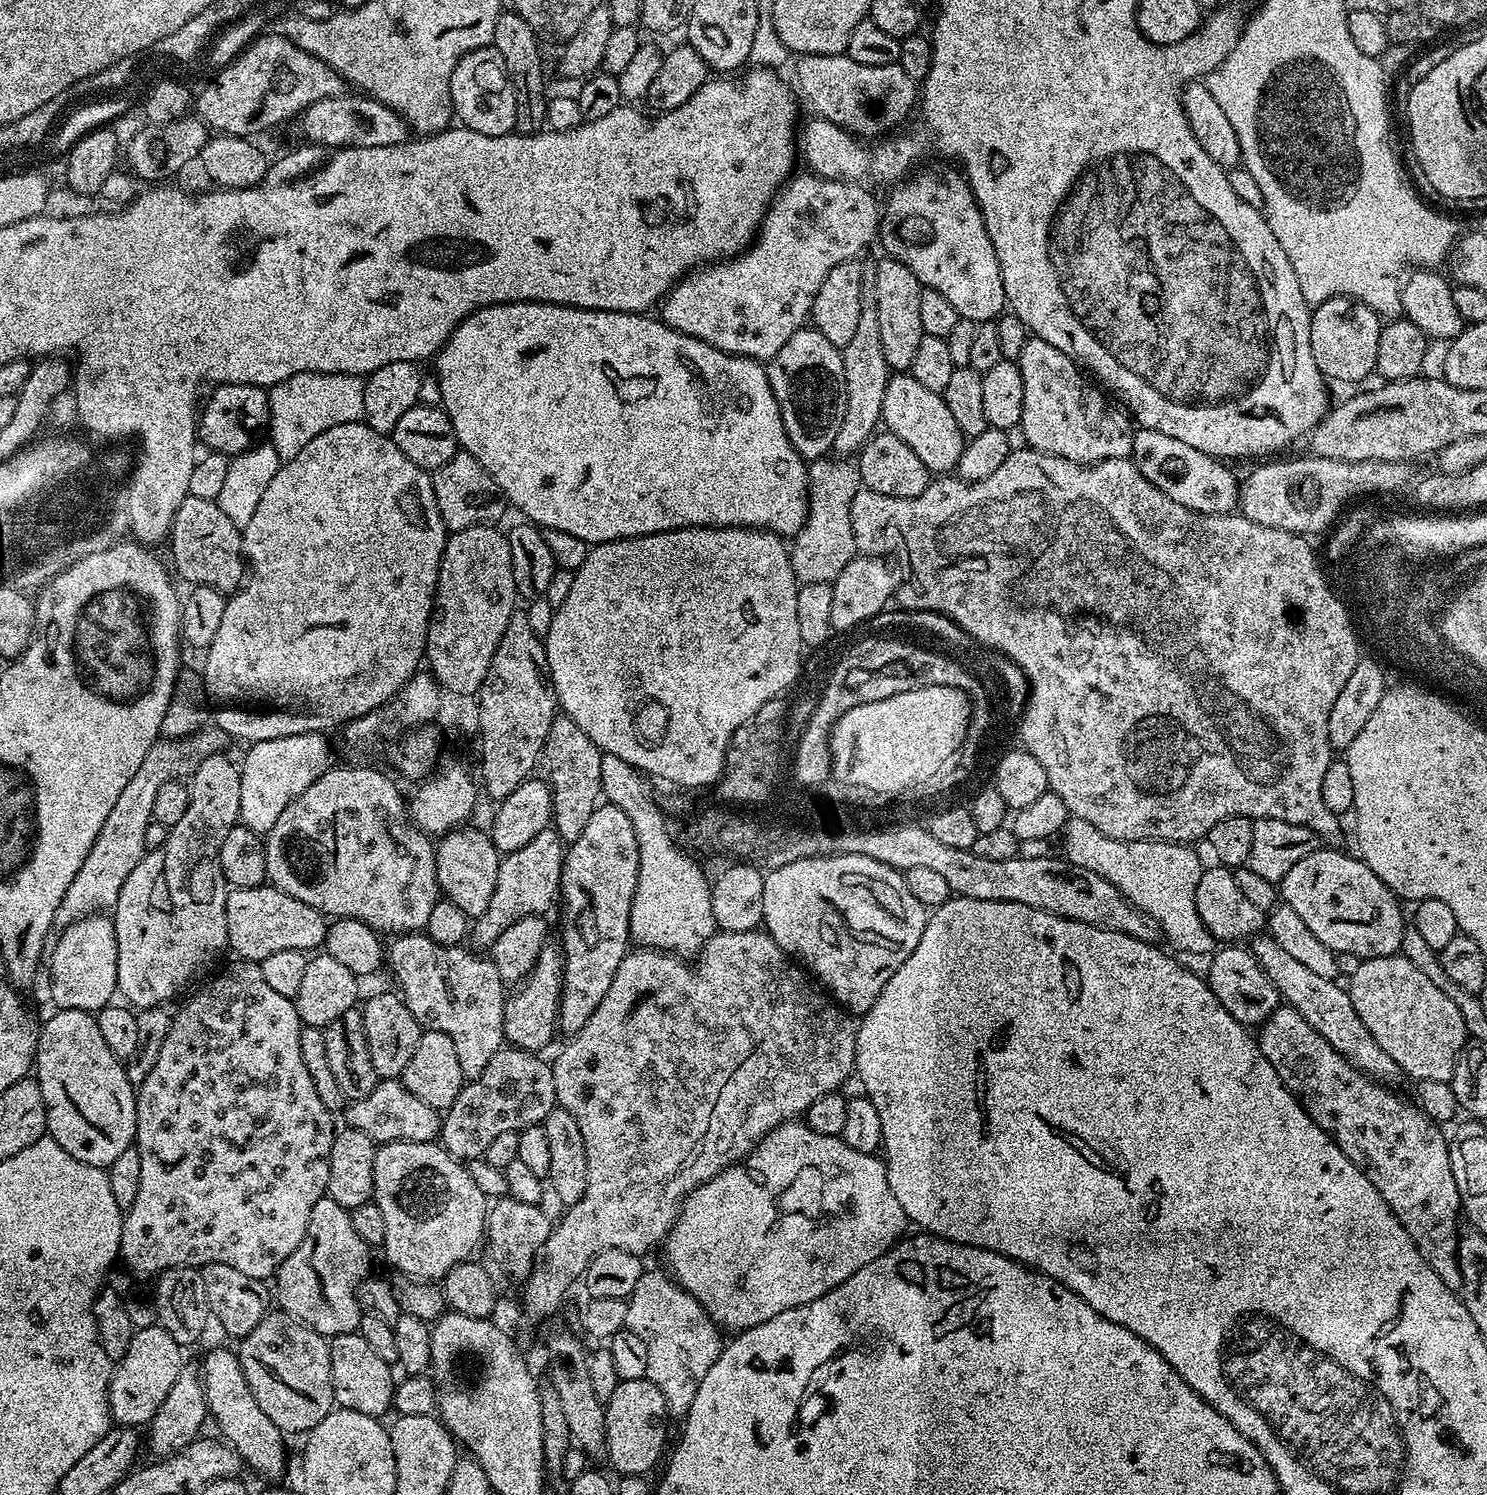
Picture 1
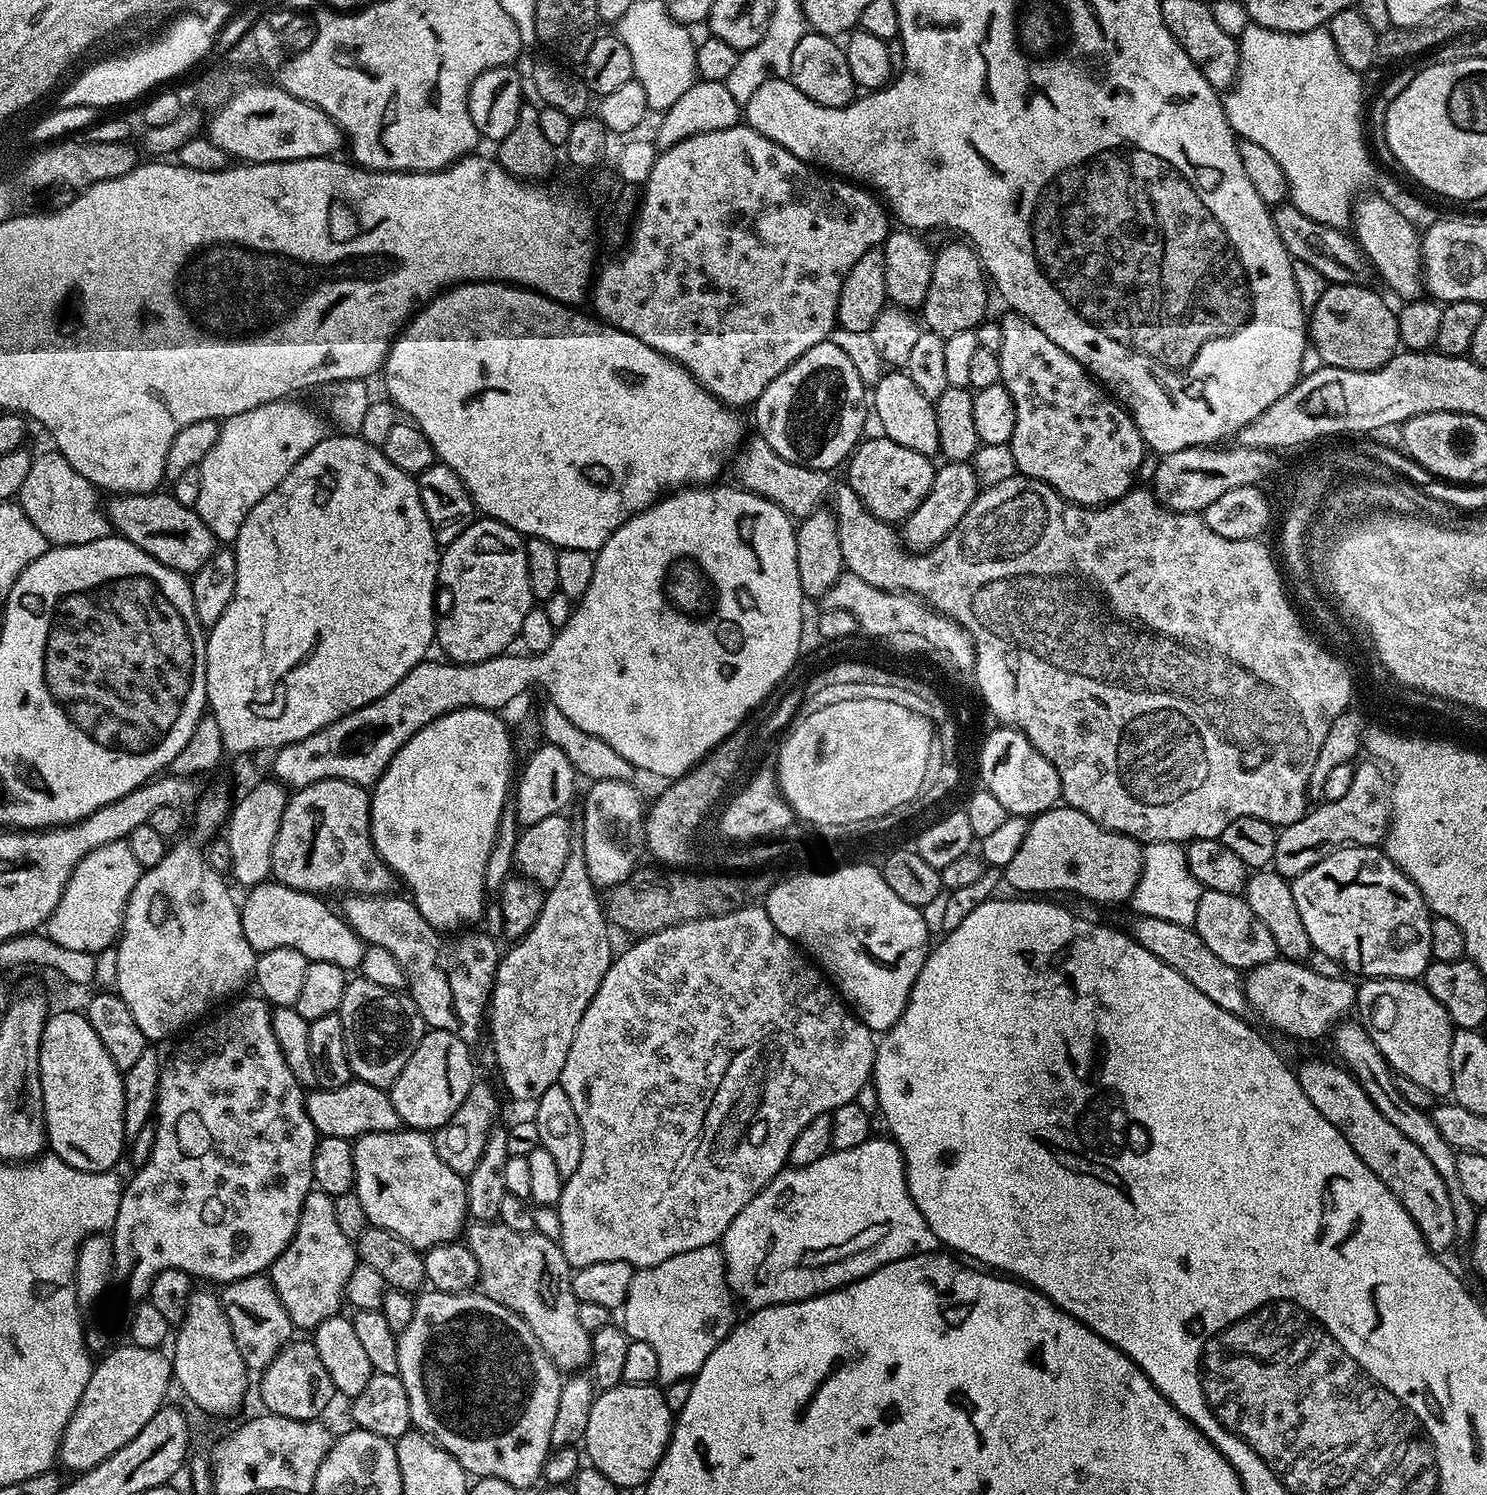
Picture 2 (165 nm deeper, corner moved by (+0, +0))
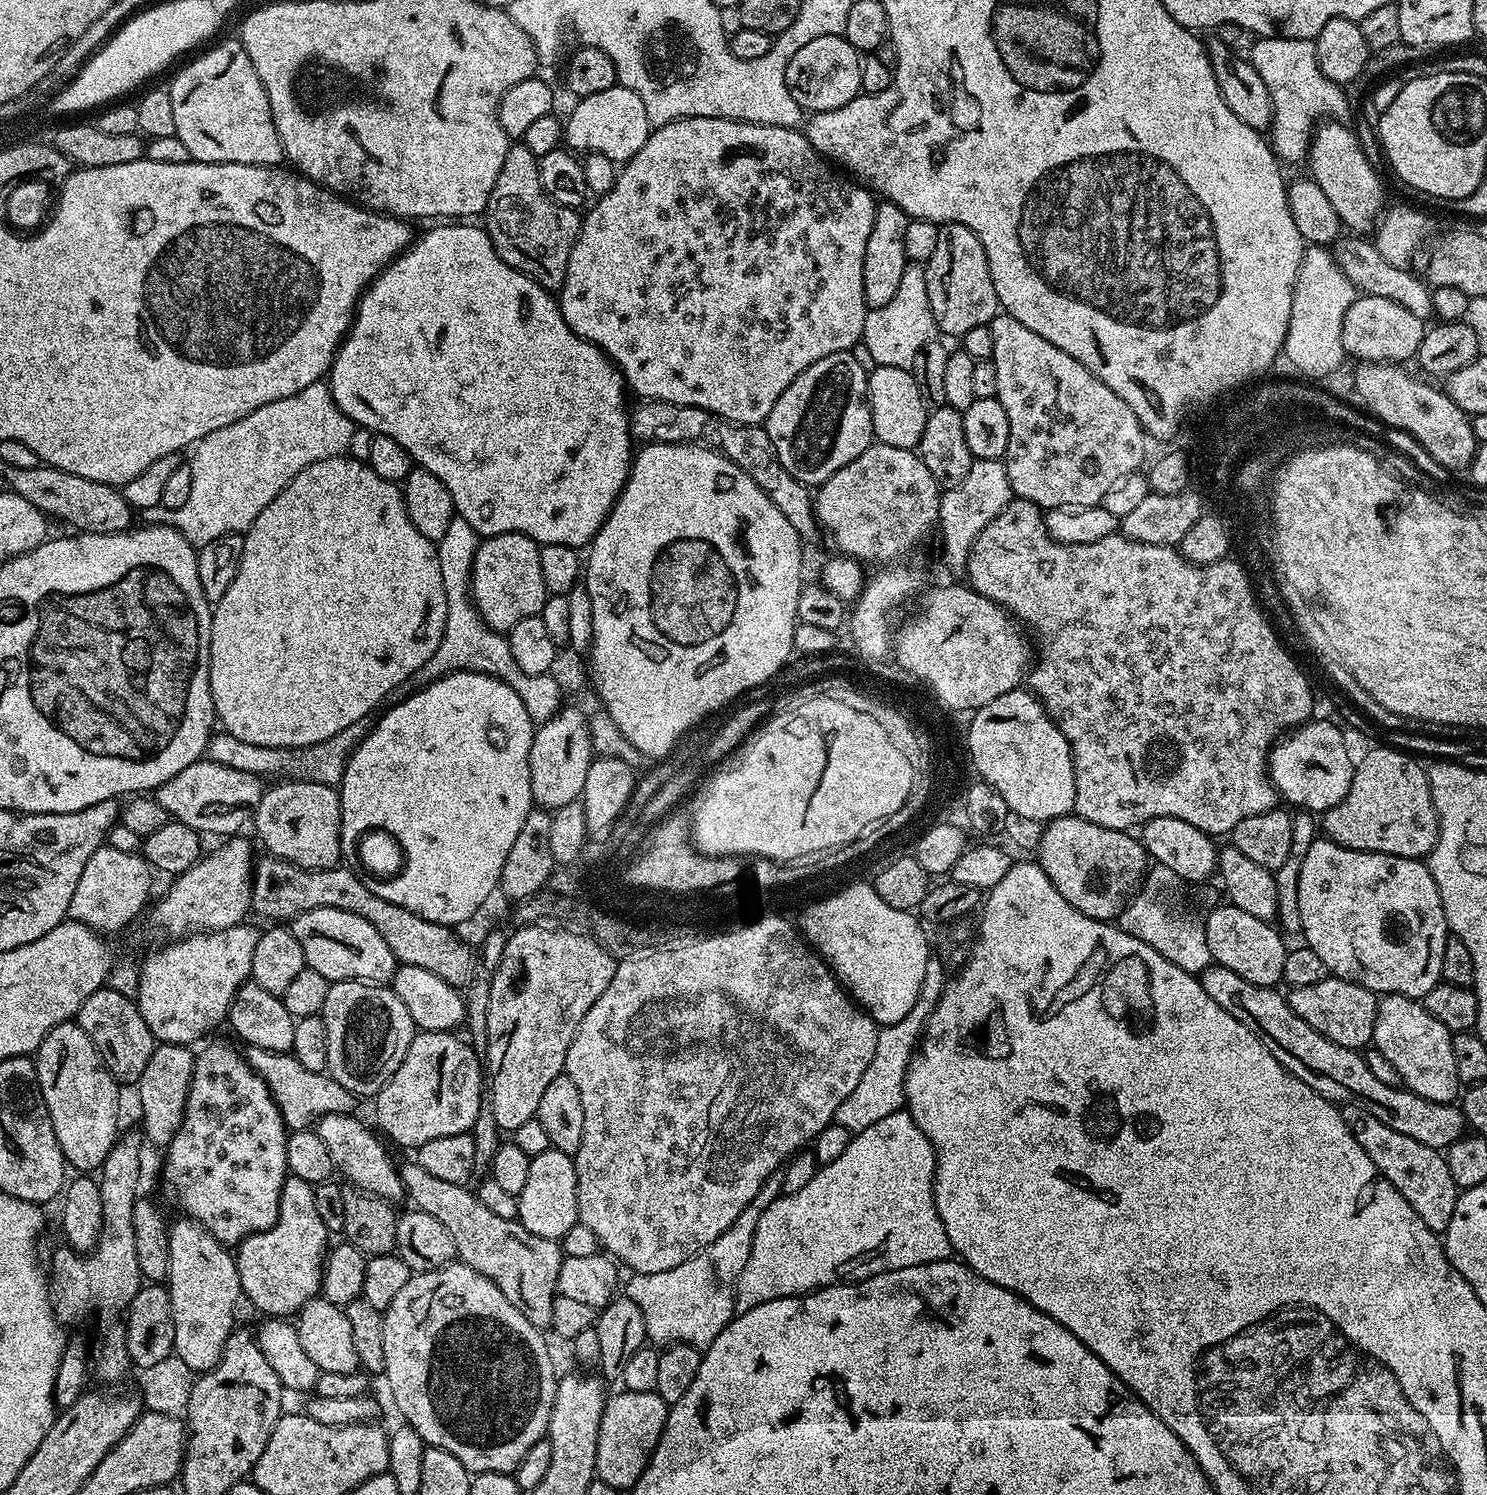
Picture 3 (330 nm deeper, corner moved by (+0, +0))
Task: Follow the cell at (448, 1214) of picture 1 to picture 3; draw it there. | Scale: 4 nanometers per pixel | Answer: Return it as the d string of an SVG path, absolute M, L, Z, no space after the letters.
M347 1112L326 1114L316 1121L314 1130L318 1138L326 1142L326 1150L330 1150L333 1165L339 1171L341 1168L352 1179L349 1181L361 1192L369 1192L389 1202L396 1202L399 1196L405 1195L397 1161L392 1161L392 1156L388 1153L389 1145L375 1131L372 1133L356 1114Z

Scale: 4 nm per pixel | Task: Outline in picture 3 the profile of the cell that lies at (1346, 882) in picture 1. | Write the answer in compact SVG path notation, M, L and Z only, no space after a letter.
M1316 838L1306 853L1298 877L1298 907L1302 914L1300 932L1302 937L1304 936L1303 943L1312 948L1314 954L1318 954L1318 958L1322 958L1322 962L1326 962L1328 971L1333 977L1360 984L1377 994L1405 996L1418 1001L1423 1001L1424 996L1430 994L1430 990L1434 990L1436 984L1441 983L1442 950L1446 950L1446 942L1450 938L1450 933L1446 922L1446 914L1442 910L1442 898L1438 894L1438 886L1423 859L1411 860L1410 858L1398 858L1390 854L1350 850L1346 846L1338 846L1333 840Z

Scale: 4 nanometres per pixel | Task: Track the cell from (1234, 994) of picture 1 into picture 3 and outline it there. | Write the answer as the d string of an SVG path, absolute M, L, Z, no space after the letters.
M1329 978L1314 982L1314 986L1293 988L1287 993L1286 999L1290 1010L1294 1010L1294 1014L1306 1022L1306 1026L1330 1038L1330 1042L1357 1050L1367 1049L1372 1044L1378 996L1370 989L1349 980Z

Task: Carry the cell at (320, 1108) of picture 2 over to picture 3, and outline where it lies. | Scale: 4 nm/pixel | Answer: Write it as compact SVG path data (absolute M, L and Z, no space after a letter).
M248 1048L246 1052L248 1064L266 1082L278 1110L282 1114L284 1124L291 1131L303 1132L309 1126L315 1125L321 1116L338 1114L339 1112L351 1113L357 1097L353 1096L346 1086L342 1086L332 1076L324 1072L306 1070L298 1058L287 1052L271 1052L261 1048Z

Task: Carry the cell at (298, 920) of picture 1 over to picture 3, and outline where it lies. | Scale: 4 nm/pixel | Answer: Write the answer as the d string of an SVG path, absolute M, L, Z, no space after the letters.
M319 908L310 910L301 916L293 916L290 927L294 938L298 938L298 946L302 946L305 965L329 982L337 980L363 980L381 986L387 985L398 967L396 955L386 946L382 934L366 922L366 918L358 918L358 914L350 914L346 910Z

